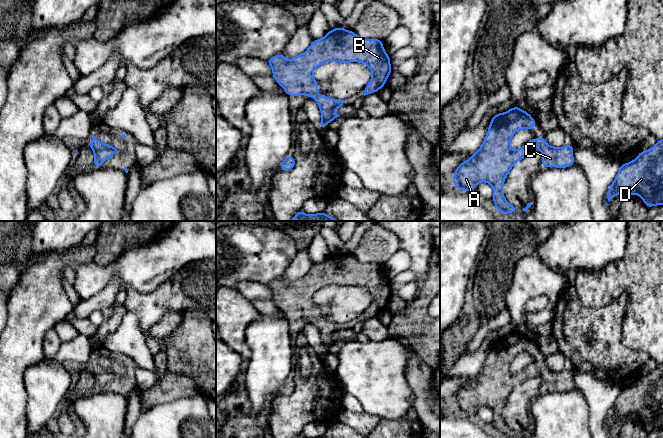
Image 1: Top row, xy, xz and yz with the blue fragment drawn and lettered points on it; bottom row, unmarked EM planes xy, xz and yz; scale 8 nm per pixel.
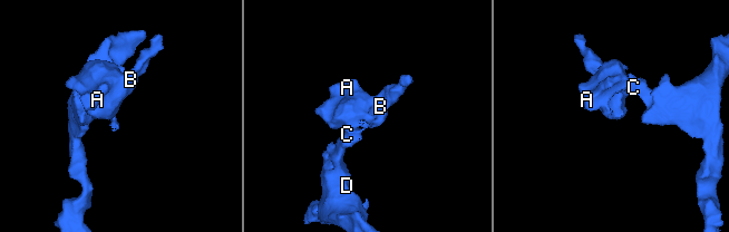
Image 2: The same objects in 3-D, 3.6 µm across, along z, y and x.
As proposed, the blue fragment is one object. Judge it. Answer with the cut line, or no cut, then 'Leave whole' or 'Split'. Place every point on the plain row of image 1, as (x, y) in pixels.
No split. Leave whole

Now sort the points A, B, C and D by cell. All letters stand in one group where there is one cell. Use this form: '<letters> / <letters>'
A B C D

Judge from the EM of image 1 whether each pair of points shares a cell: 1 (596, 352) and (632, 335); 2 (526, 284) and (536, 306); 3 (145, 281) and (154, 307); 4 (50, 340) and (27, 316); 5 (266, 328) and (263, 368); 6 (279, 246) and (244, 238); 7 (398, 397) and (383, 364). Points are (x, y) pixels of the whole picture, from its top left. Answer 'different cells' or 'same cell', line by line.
1: different cells
2: different cells
3: different cells
4: different cells
5: same cell
6: same cell
7: same cell

